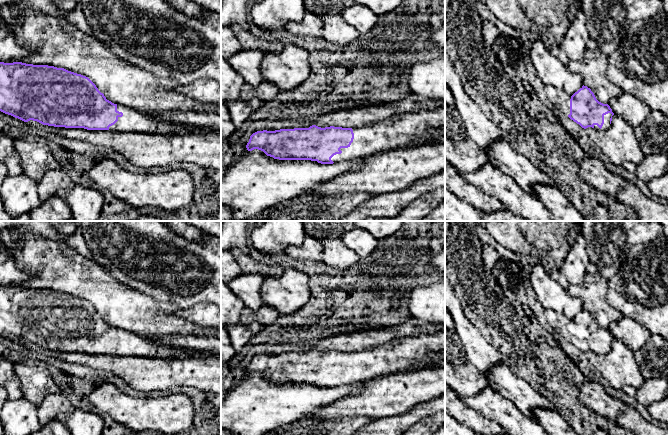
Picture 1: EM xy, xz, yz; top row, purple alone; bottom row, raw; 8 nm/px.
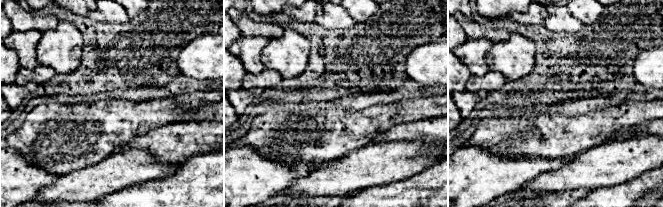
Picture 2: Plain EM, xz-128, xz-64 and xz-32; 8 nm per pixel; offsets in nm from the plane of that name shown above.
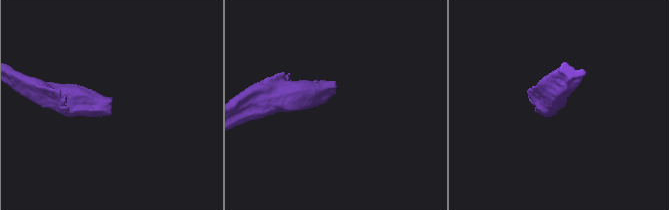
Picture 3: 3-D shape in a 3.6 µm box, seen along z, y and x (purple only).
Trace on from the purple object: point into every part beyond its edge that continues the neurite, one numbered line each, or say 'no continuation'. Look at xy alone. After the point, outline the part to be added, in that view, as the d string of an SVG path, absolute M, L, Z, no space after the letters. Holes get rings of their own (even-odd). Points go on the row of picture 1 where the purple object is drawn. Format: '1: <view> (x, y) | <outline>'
1: xy (132, 120) | M117 105L117 111L123 116L118 117L118 121L109 127L113 132L140 132L140 133L174 133L190 132L202 130L197 127L174 124L163 121L135 109Z

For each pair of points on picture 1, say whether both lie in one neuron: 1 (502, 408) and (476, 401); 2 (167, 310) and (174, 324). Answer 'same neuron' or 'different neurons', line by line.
1: same neuron
2: same neuron

